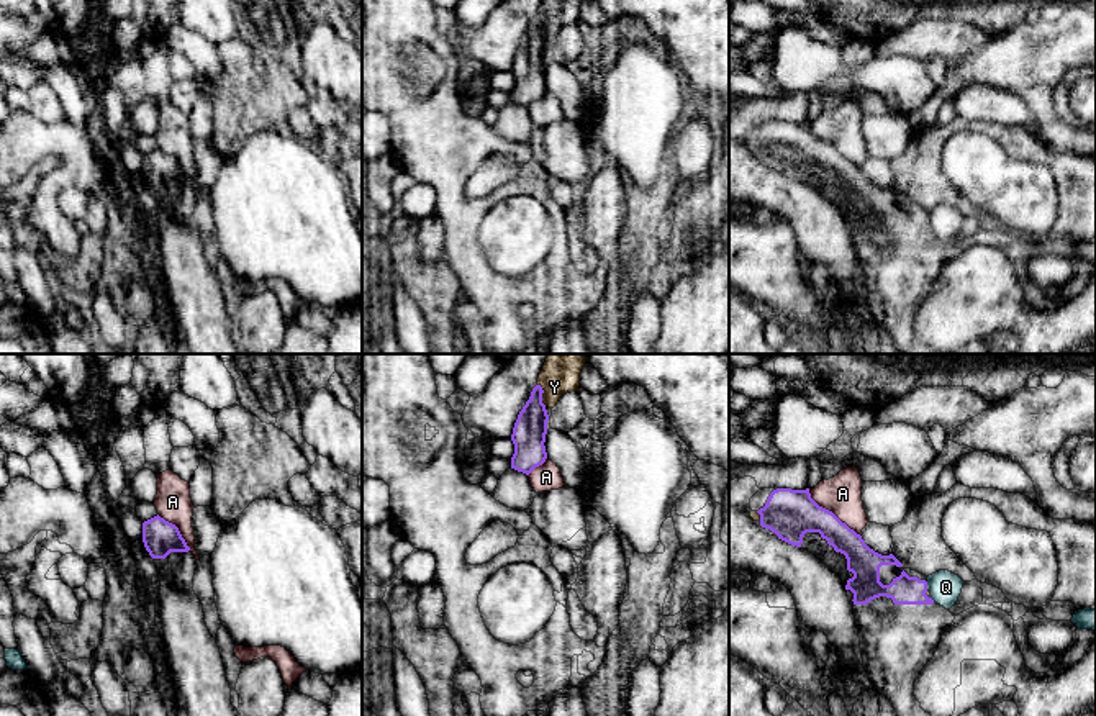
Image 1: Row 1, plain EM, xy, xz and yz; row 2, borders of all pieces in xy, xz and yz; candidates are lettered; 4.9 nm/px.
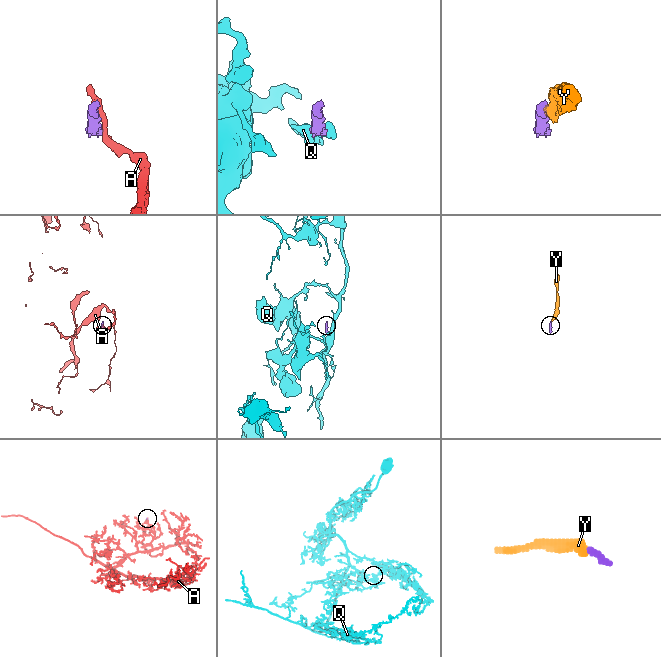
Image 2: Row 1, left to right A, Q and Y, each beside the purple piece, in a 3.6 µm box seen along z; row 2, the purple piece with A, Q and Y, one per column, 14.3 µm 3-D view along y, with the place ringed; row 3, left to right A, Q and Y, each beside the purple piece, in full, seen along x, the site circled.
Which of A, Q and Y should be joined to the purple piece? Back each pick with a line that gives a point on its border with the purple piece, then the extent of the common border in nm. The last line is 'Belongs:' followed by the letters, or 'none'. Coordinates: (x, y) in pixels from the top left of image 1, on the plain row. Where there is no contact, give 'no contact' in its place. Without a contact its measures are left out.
Y: xz (541, 28) | 120 nm
Belongs: Y

